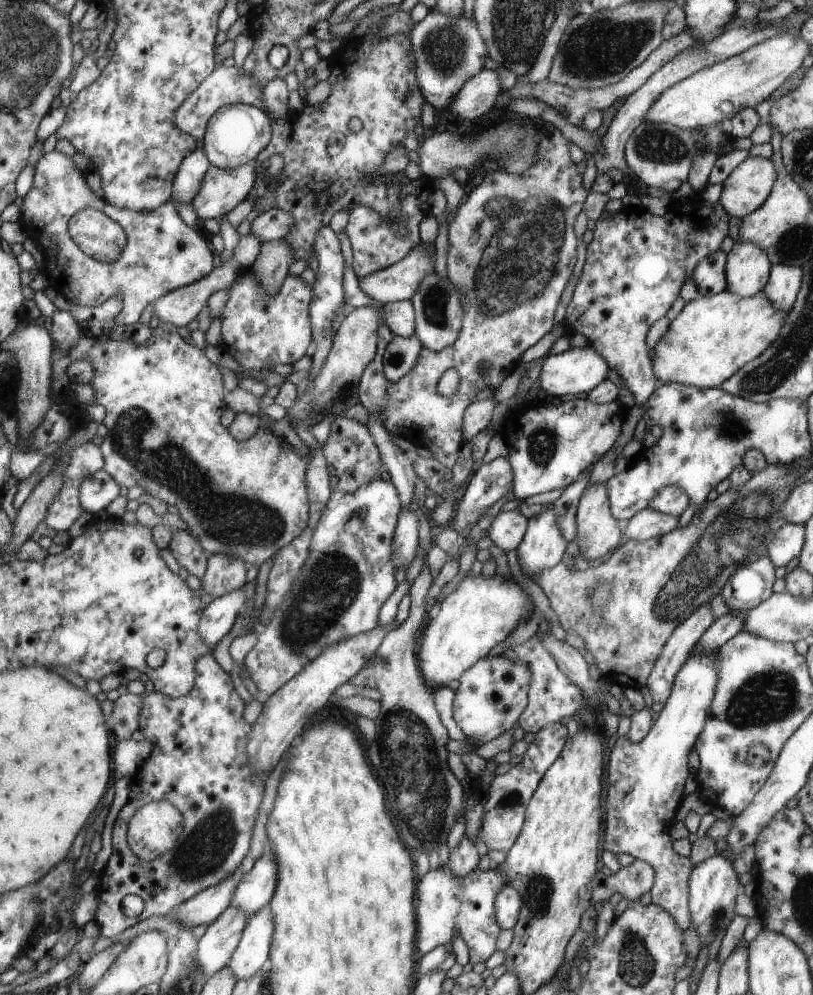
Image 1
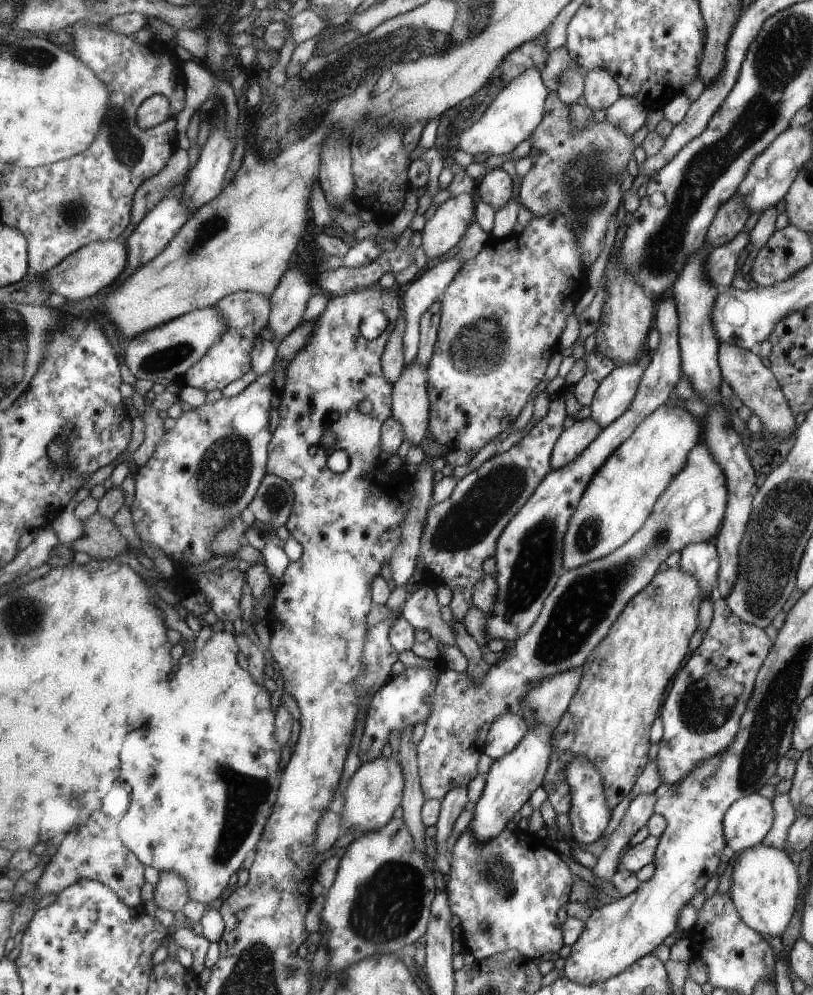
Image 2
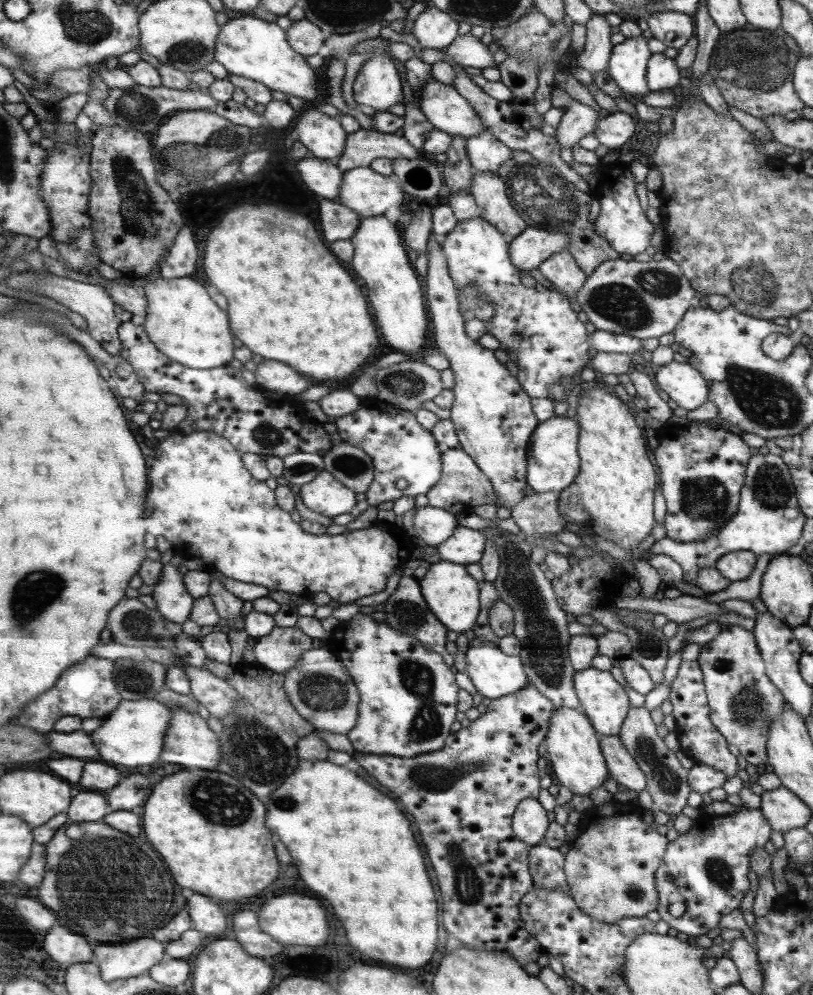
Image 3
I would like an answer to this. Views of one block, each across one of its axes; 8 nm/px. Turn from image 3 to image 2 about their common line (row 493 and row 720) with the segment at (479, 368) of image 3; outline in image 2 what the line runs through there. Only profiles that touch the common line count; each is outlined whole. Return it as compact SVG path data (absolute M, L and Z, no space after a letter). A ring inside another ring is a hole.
M518 712L502 714L489 729L484 752L493 760L501 758L515 749L527 732L527 724Z

